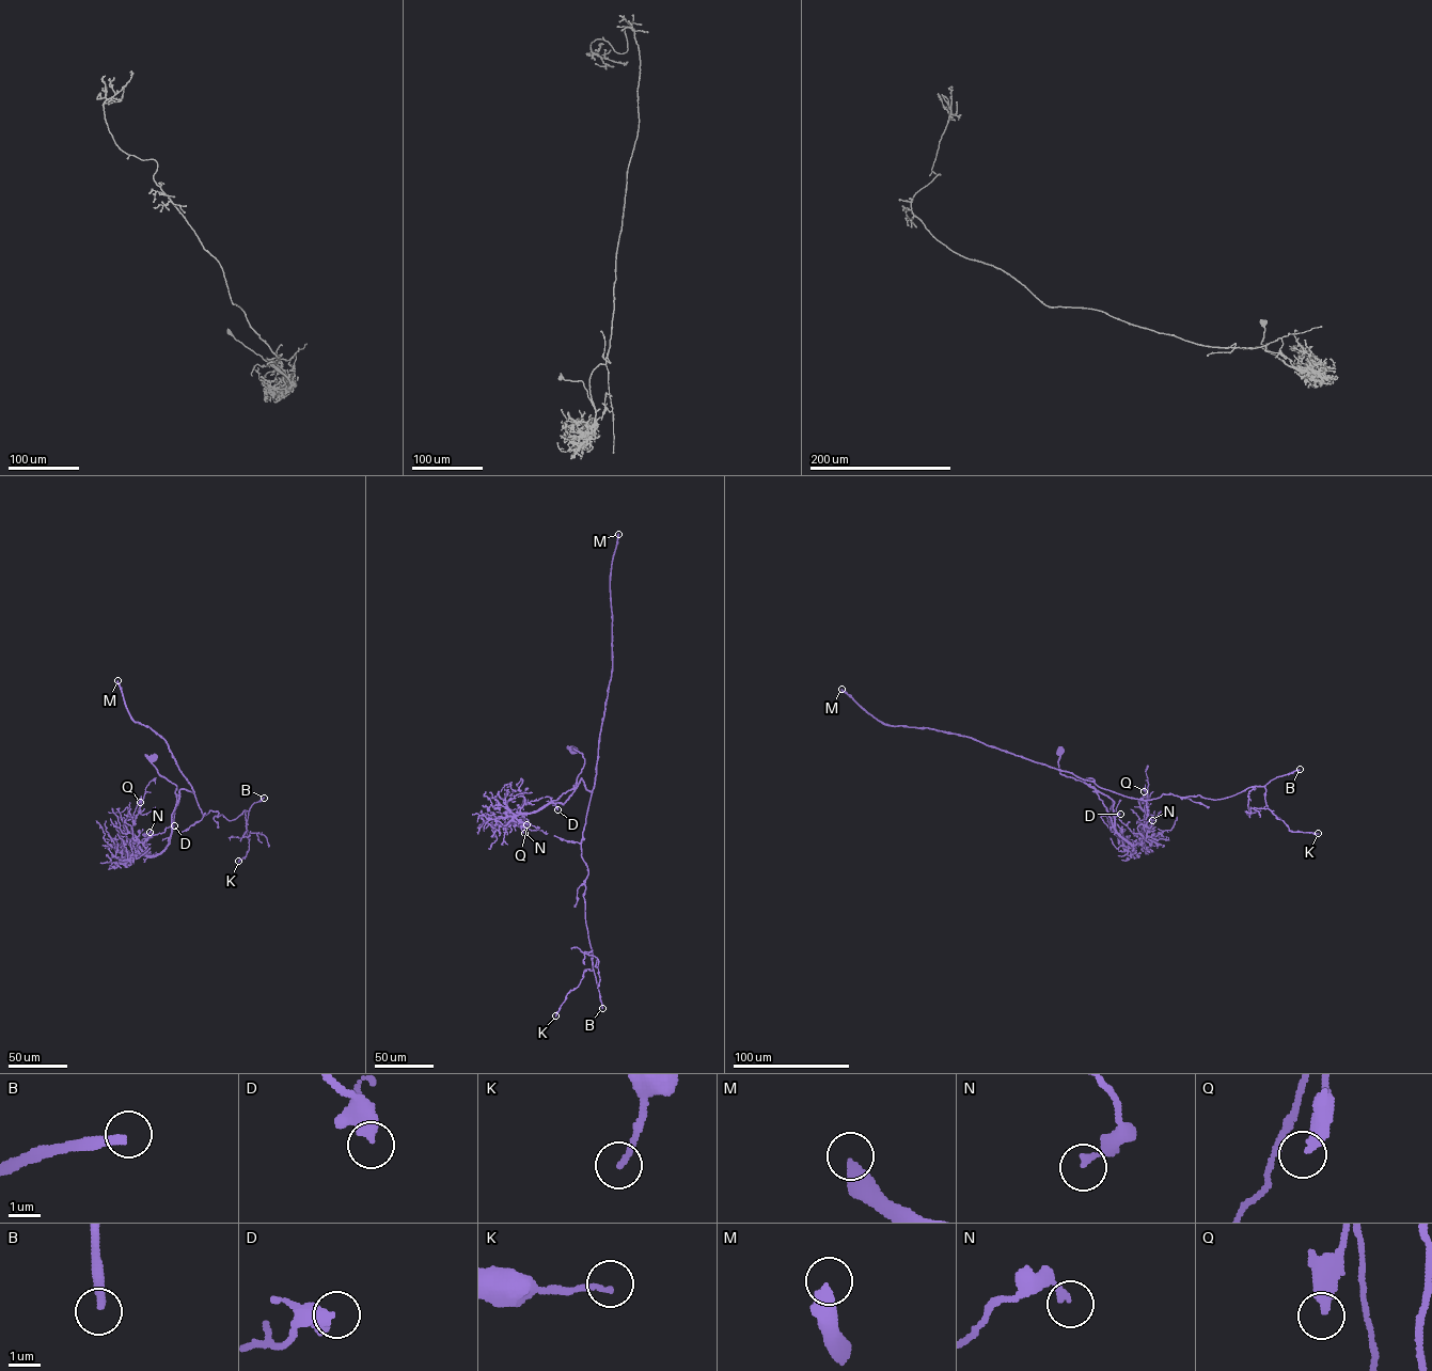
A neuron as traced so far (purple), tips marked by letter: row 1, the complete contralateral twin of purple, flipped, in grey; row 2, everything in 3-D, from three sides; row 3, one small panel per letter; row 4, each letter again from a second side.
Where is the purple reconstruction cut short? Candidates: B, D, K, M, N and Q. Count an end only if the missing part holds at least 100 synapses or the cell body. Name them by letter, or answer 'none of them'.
B, M

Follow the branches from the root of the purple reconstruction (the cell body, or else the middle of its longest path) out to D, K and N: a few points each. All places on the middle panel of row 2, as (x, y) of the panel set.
D: (571, 750), (584, 760), (575, 787), (533, 812), (520, 810), (524, 798), (529, 802), (548, 796), (557, 809)
K: (571, 750), (583, 767), (551, 801), (563, 804), (581, 778), (592, 792), (581, 844), (593, 968), (555, 1015)
N: (571, 750), (584, 760), (576, 785), (535, 812), (515, 815), (514, 821), (528, 820), (524, 833)

